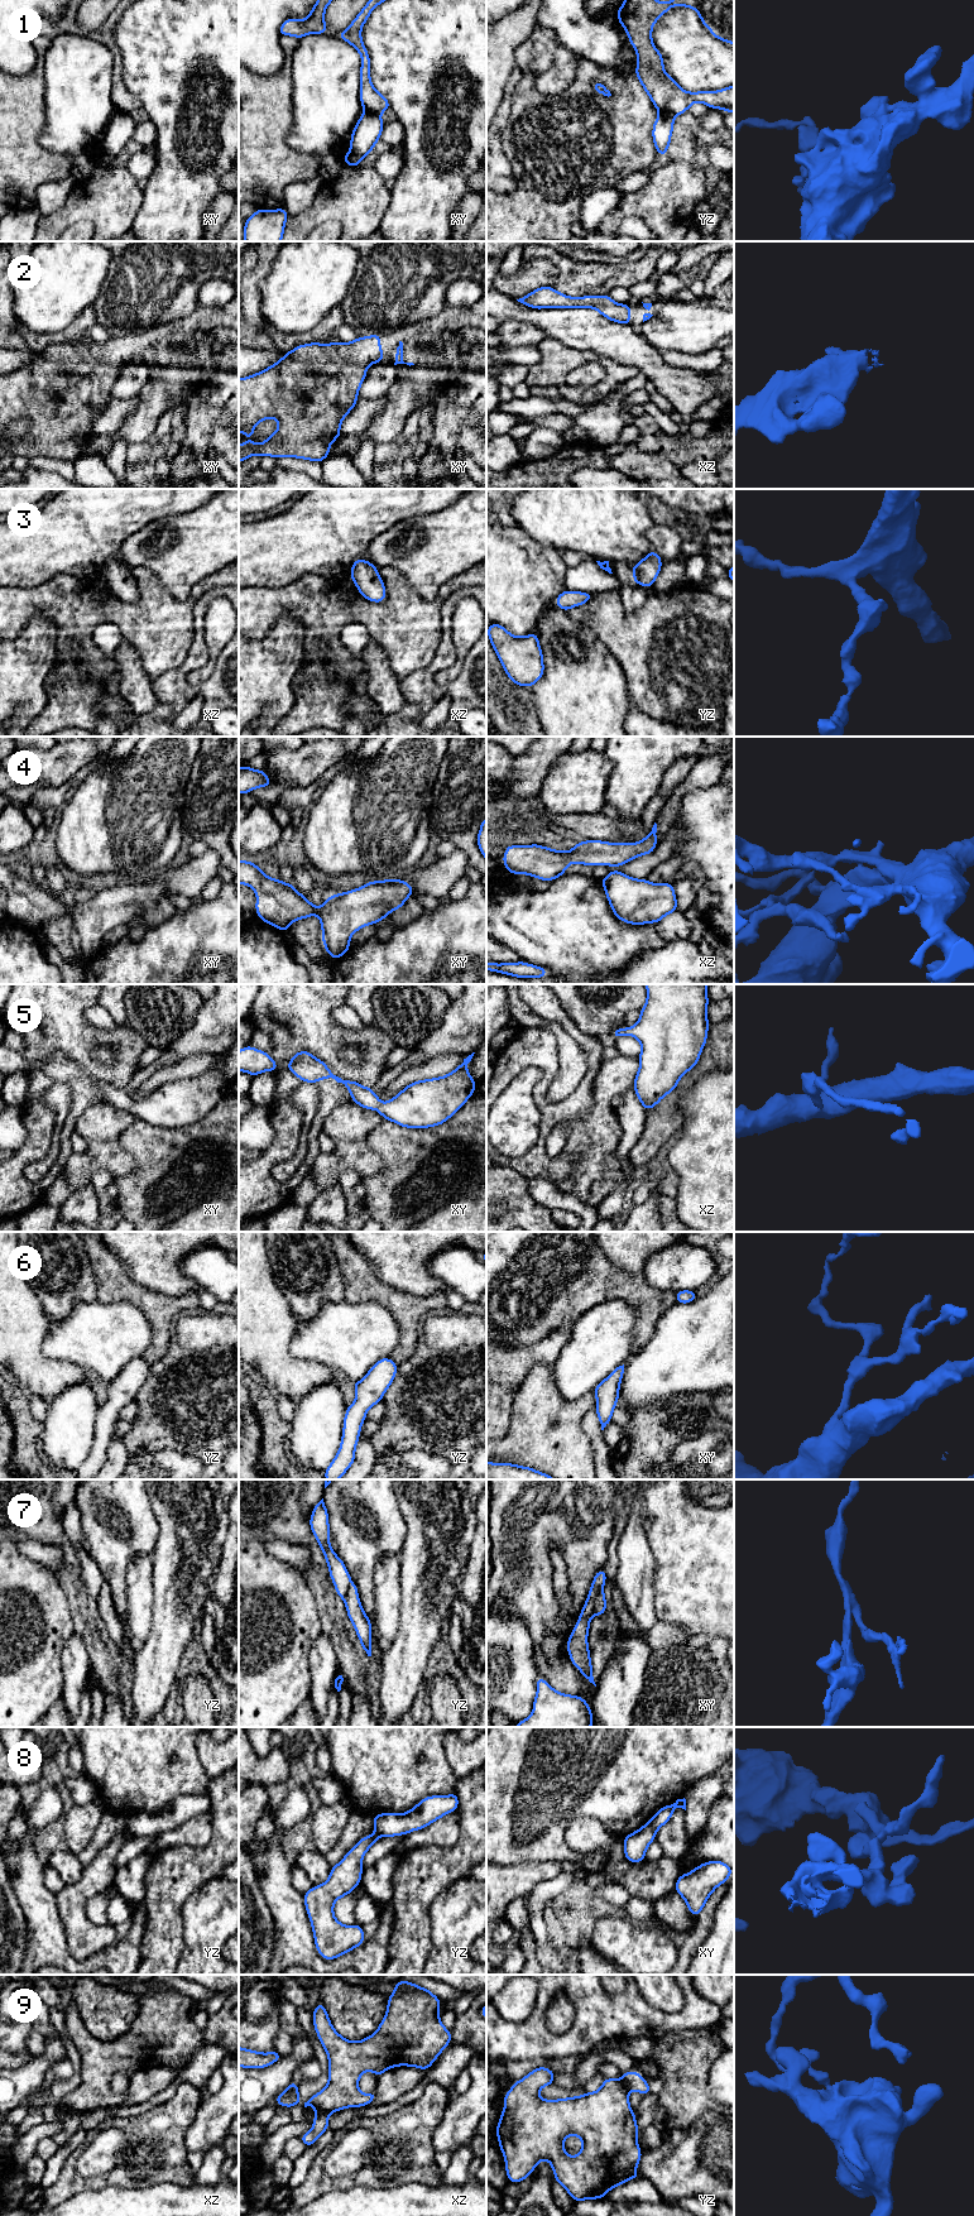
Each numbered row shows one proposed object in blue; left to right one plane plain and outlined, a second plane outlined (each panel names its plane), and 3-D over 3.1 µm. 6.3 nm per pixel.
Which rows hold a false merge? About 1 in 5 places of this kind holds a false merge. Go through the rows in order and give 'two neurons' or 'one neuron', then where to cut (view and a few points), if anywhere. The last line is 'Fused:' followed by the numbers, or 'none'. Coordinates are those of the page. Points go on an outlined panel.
1: two neurons; cut in yz along (660, 111), (675, 115)
2: one neuron; no cut
3: one neuron; no cut
4: one neuron; no cut
5: one neuron; no cut
6: one neuron; no cut
7: two neurons; cut in xy along (601, 1586), (591, 1613)
8: two neurons; cut in xy along (648, 1822), (656, 1831)
9: two neurons; cut in xz along (316, 2111), (326, 2111), (329, 2114)
Fused: 1, 7, 8, 9

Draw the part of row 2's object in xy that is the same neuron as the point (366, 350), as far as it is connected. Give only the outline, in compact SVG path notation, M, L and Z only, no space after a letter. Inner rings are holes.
M380 335L359 336L352 342L298 345L274 365L239 379L239 432L253 437L260 421L278 419L278 430L263 443L246 441L239 445L239 462L253 455L322 462L330 455L331 443L341 436L342 419L358 402L368 366L383 363Z

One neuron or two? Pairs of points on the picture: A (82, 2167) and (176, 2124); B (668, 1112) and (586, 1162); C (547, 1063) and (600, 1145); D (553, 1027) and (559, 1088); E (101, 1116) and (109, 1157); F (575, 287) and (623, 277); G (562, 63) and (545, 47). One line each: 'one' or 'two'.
A: two
B: two
C: two
D: one
E: one
F: one
G: two

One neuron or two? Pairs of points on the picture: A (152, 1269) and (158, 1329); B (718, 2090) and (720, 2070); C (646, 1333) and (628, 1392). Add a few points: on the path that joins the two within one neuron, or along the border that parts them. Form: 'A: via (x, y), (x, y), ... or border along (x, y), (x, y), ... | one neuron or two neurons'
A: border along (128, 1275), (135, 1282), (166, 1294), (183, 1294) | two neurons
B: via (720, 2085), (720, 2075) | one neuron
C: border along (657, 1322), (652, 1337), (632, 1354) | two neurons

